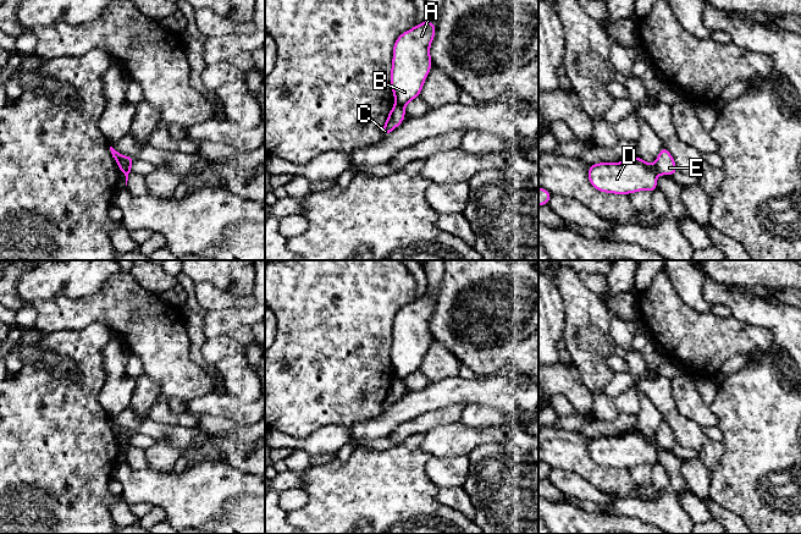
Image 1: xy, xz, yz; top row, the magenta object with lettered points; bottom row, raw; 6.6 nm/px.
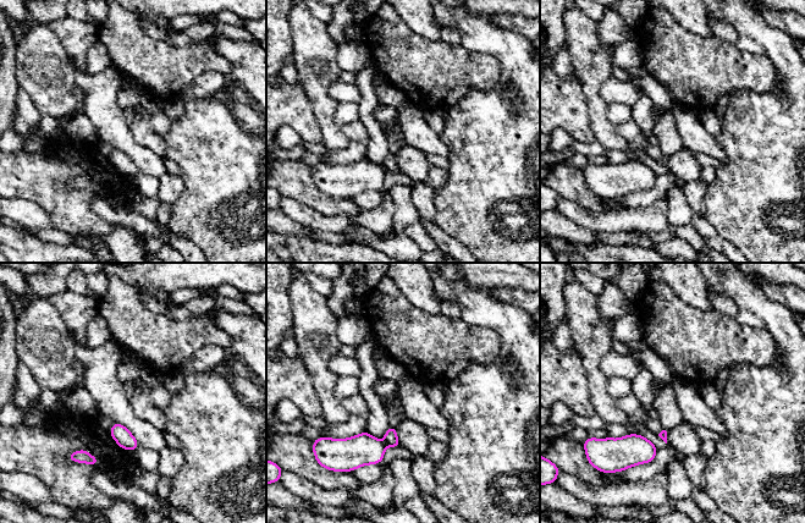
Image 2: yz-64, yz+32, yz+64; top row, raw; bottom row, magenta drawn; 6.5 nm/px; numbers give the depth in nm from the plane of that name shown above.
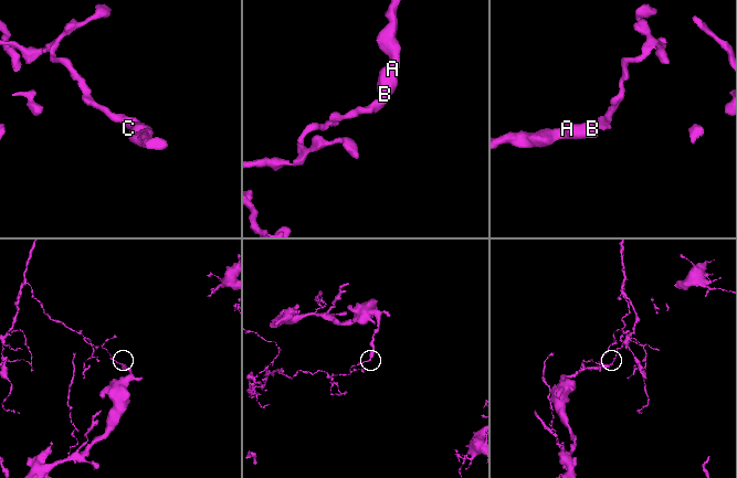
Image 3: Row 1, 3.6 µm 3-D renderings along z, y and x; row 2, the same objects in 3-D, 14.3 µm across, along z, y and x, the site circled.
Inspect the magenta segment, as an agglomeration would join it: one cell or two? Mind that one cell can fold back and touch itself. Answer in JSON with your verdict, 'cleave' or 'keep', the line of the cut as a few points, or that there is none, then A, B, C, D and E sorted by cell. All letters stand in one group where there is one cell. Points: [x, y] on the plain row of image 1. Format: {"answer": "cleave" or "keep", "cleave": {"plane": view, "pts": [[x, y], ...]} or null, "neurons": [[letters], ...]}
{"answer": "cleave", "cleave": {"plane": "yz", "pts": [[653, 438], [658, 446]]}, "neurons": [["A", "B", "D"], ["C", "E"]]}

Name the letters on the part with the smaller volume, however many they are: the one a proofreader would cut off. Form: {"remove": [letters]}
{"remove": ["C", "E"]}

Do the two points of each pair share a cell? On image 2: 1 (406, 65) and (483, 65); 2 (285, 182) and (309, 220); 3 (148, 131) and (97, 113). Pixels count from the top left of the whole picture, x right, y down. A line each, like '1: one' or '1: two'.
1: one
2: two
3: two

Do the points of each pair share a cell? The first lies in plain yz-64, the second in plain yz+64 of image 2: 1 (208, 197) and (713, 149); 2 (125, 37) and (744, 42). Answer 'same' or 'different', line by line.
1: different
2: different

